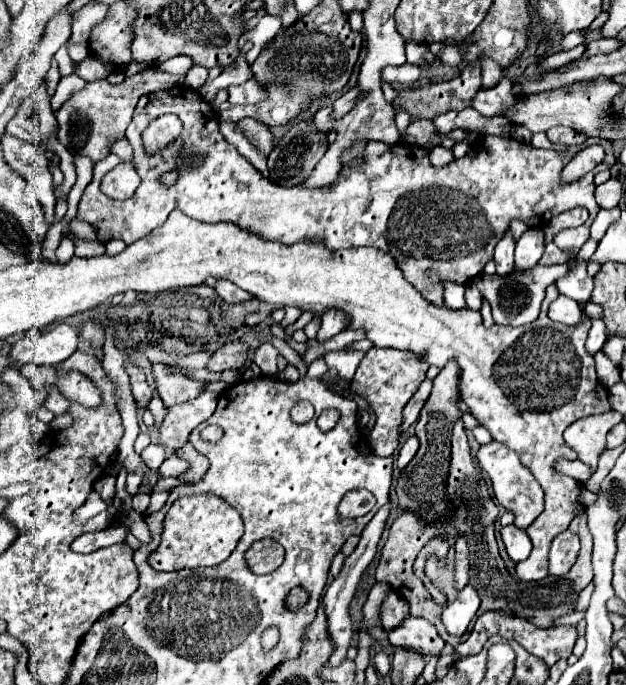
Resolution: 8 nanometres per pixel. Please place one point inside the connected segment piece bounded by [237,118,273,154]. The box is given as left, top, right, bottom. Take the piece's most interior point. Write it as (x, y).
(259, 134)

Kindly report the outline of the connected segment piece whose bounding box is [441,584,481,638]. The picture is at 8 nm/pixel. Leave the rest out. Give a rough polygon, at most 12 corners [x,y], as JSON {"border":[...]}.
{"border":[[469,584],[441,612],[447,634],[461,638],[481,600]]}

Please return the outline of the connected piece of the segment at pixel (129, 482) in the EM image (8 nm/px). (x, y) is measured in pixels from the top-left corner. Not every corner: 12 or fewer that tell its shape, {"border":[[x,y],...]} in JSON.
{"border":[[141,468],[128,472],[126,488],[133,497],[143,479]]}

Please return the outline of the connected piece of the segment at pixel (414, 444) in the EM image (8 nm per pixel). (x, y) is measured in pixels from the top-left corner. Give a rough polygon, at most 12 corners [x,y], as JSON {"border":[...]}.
{"border":[[407,438],[399,448],[397,468],[405,470],[419,450],[419,438]]}

